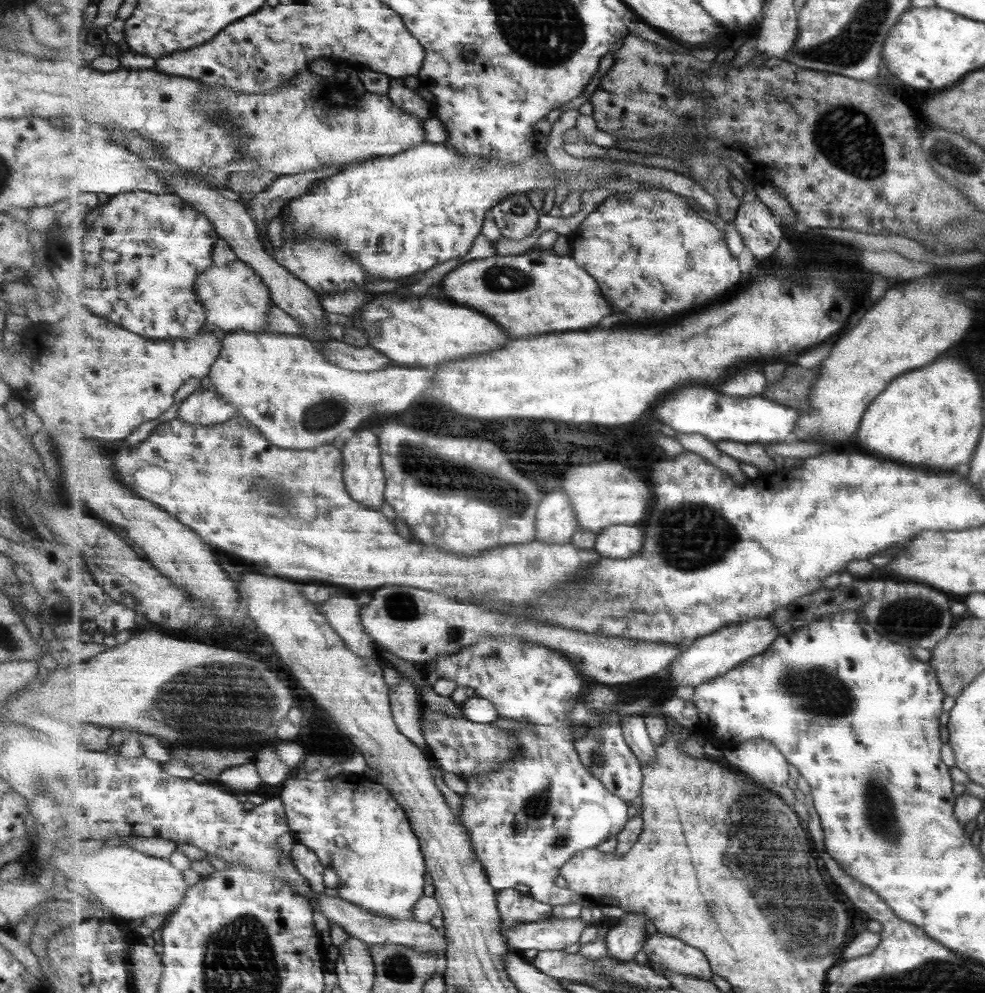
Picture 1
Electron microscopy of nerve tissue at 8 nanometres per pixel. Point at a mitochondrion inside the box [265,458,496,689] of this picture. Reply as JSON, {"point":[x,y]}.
{"point":[399,606]}

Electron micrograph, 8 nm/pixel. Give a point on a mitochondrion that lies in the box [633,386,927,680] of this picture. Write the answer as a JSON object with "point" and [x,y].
{"point":[692,537]}

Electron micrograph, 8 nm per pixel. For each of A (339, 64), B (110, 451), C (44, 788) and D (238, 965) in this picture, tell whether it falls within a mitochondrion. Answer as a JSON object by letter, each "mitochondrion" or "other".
{"A":"other","B":"other","C":"mitochondrion","D":"mitochondrion"}

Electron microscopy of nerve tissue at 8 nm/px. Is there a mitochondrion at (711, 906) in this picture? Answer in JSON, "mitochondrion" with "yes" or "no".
{"mitochondrion":"yes"}

